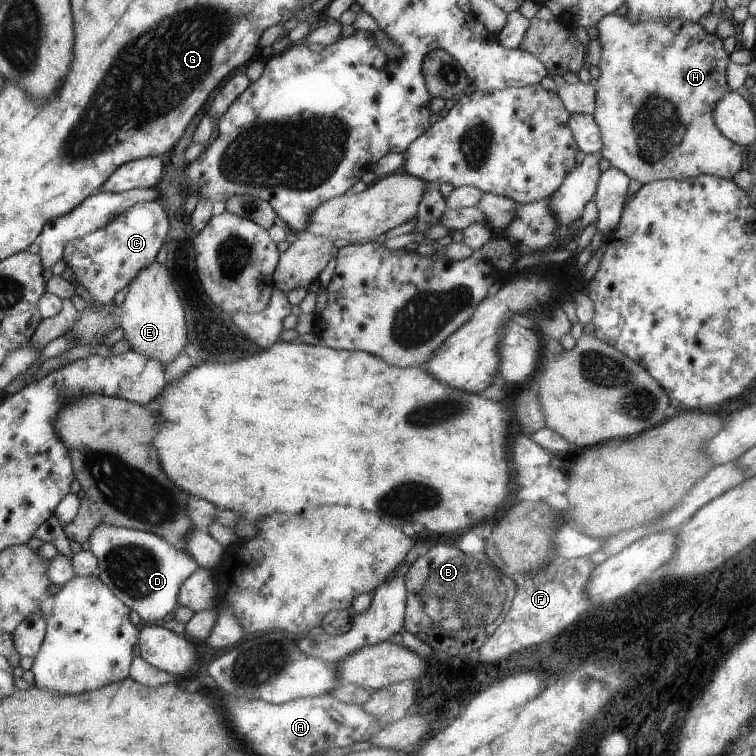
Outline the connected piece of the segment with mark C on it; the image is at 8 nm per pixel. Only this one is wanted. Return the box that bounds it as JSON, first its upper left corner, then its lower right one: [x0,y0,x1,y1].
[63,201,170,309]

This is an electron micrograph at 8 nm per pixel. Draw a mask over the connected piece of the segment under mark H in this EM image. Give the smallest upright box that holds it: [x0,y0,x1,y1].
[593,13,744,184]

